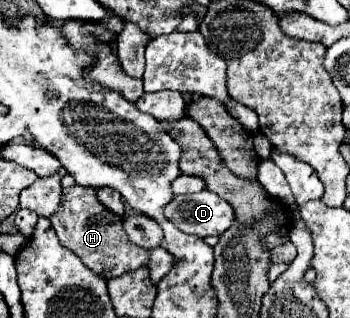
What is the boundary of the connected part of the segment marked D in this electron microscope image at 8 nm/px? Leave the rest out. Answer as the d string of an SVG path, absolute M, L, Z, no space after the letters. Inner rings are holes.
M211 191L177 195L165 205L163 213L181 231L197 237L221 235L235 221L233 207Z

